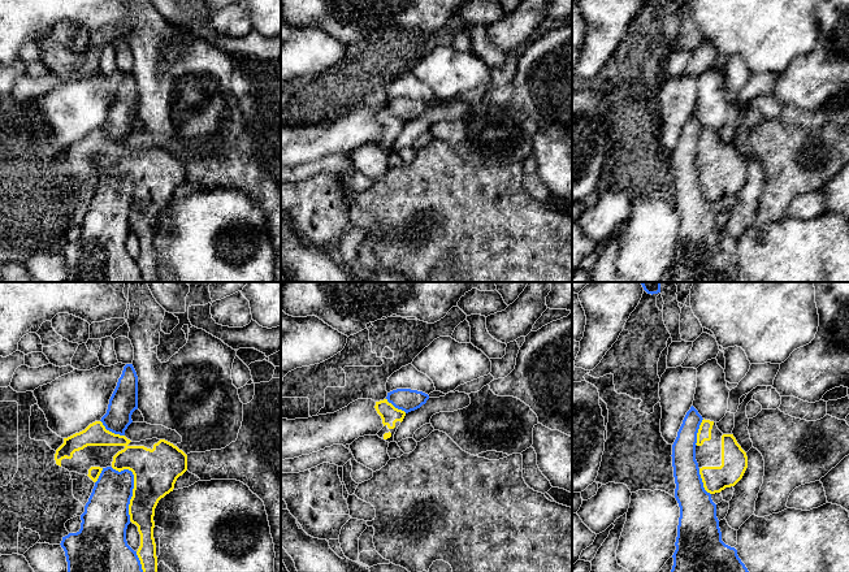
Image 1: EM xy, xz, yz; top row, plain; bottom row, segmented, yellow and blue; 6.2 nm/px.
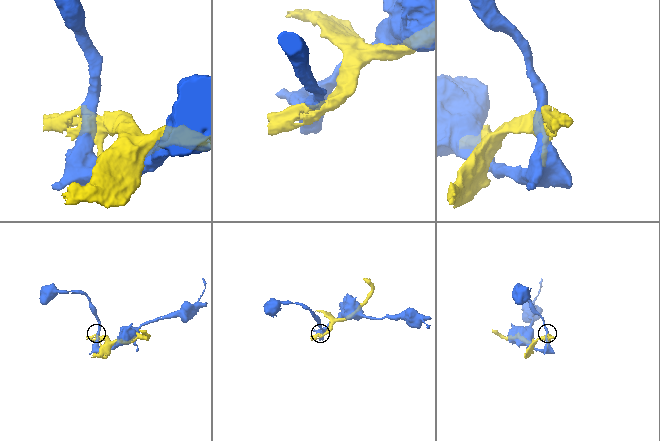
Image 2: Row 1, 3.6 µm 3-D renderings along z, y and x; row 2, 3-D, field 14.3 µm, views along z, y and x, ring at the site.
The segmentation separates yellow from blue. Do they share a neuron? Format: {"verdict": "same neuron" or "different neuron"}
{"verdict": "different neuron"}

